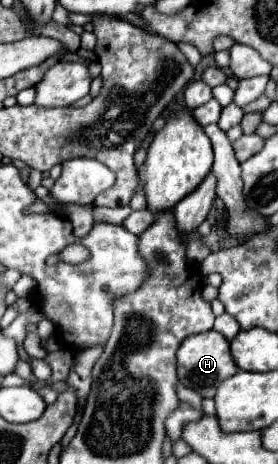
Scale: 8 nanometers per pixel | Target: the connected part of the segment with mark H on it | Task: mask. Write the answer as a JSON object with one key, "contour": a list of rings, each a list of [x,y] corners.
{"contour":[[[207,330],[201,334],[193,334],[187,340],[181,342],[177,350],[177,376],[179,382],[183,382],[187,388],[199,392],[203,398],[213,398],[215,388],[229,376],[237,374],[239,368],[233,362],[231,350],[229,350],[229,340],[225,340],[223,334],[217,330]]]}

